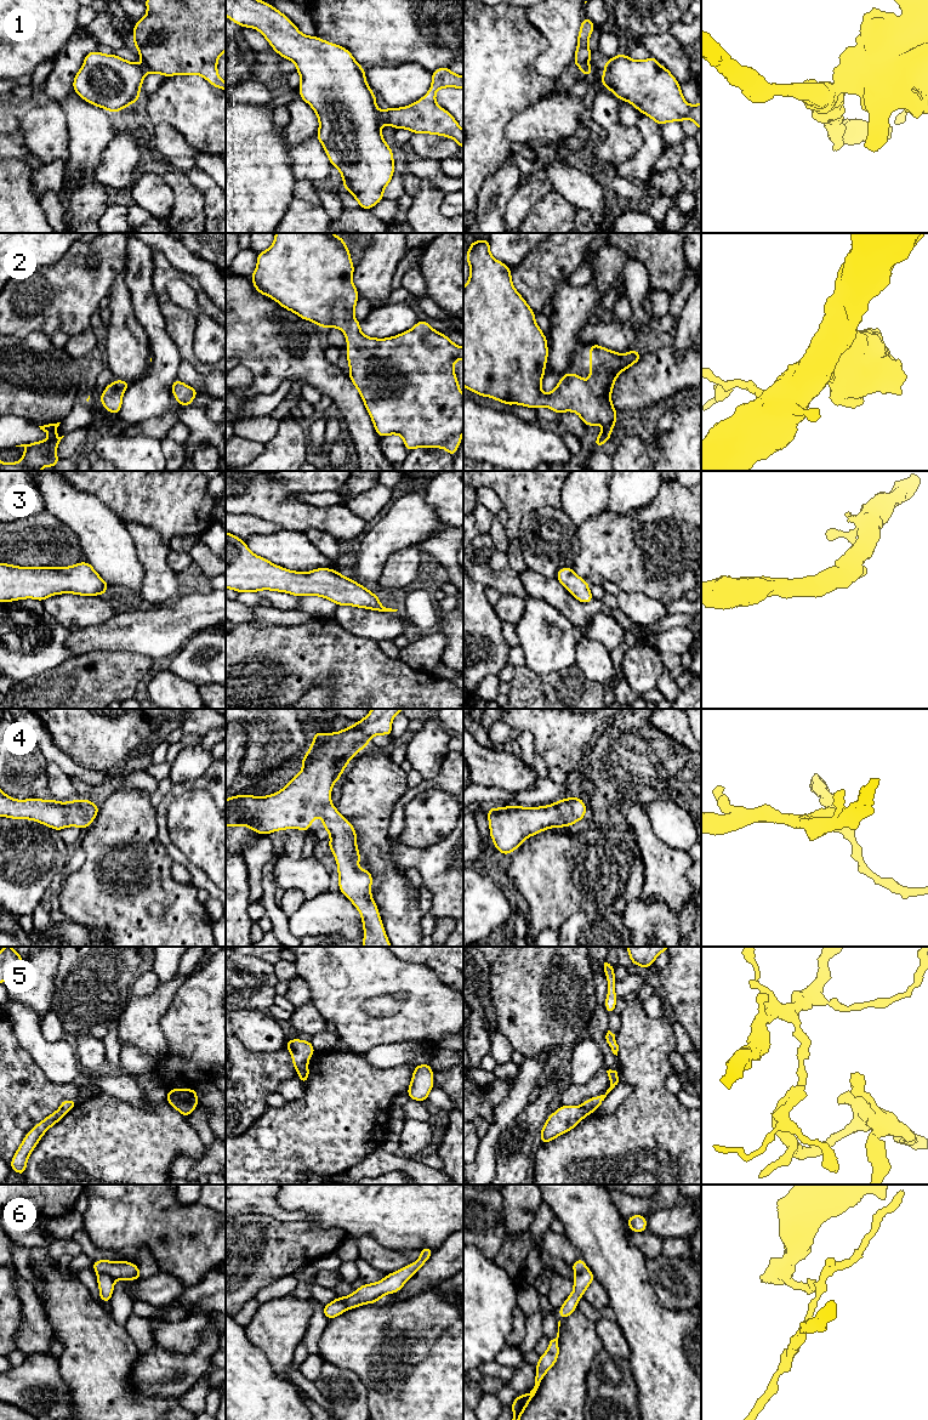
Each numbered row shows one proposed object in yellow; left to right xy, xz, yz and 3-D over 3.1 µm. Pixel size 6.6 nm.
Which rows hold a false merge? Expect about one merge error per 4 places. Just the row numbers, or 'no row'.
1, 5, 6

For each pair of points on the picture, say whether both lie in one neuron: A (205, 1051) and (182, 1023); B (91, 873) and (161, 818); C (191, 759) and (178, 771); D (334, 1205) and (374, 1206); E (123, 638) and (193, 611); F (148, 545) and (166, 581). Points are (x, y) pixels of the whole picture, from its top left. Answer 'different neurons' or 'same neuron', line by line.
A: same neuron
B: different neurons
C: same neuron
D: same neuron
E: same neuron
F: same neuron

